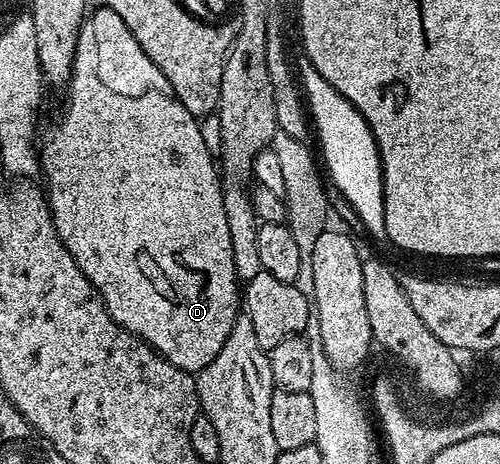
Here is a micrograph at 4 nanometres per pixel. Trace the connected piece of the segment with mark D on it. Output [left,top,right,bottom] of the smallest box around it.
[38,33,241,371]

